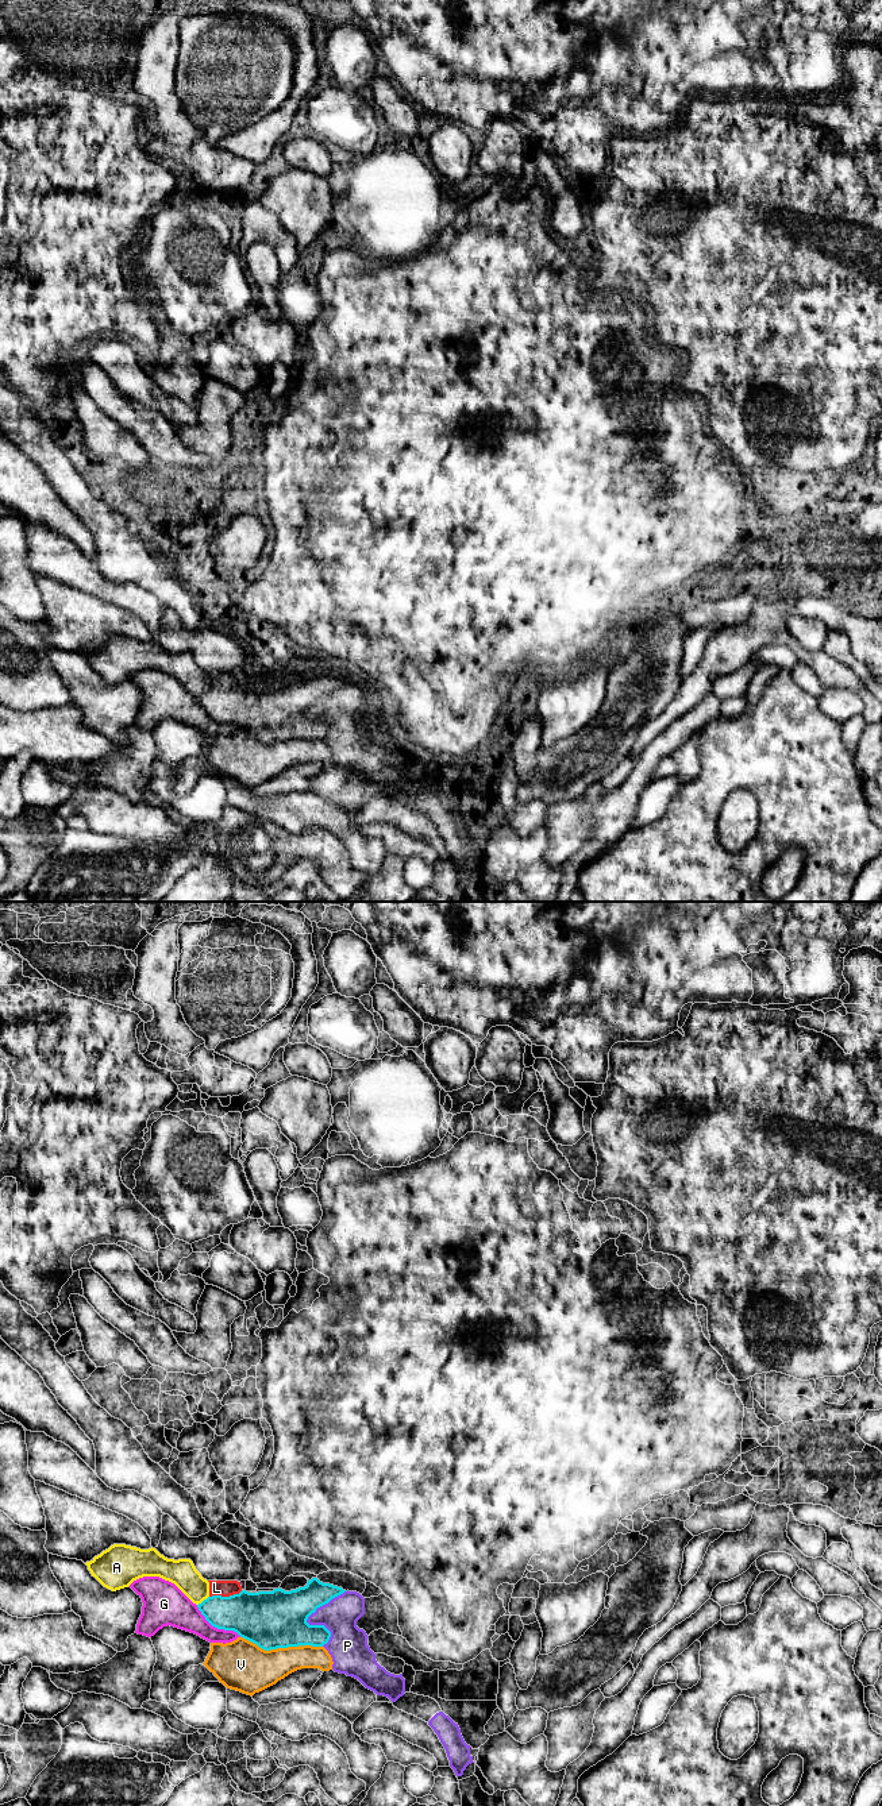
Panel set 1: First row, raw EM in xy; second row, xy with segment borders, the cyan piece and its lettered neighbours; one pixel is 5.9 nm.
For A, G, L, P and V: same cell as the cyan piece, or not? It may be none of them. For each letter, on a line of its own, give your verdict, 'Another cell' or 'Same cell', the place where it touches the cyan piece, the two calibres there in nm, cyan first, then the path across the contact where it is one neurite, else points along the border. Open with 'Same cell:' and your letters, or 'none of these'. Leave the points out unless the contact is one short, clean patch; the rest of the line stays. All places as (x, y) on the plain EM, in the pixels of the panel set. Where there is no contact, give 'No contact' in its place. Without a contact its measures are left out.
Same cell: L
A: Another cell. Touches cyan at xy (204, 693). Thickness 240 nm (cyan) against 160 nm
G: Another cell. Touches cyan at xy (216, 720). Thickness 300 nm (cyan) against 190 nm
L: Same cell. Touches cyan at xy (226, 690). Thickness 320 nm (cyan) against 100 nm. Path across: xy (262, 710), (241, 705), (226, 690), (216, 680)
P: Another cell. Touches cyan at xy (307, 712). Thickness 340 nm (cyan) against 220 nm
V: Another cell. Touches cyan at xy (281, 740). Thickness 340 nm (cyan) against 300 nm

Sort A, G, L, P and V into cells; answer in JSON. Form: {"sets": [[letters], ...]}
{"sets": [["A"], ["G"], ["L"], ["P"], ["V"]]}

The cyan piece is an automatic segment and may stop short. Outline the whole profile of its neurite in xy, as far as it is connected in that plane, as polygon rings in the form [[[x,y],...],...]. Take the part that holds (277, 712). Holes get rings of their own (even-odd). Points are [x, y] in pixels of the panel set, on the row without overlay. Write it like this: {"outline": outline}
{"outline": [[[317,671],[296,683],[278,680],[258,686],[243,683],[238,674],[208,675],[209,690],[197,698],[205,713],[217,722],[236,725],[265,744],[327,737],[331,725],[324,718],[309,718],[307,713],[346,684]]]}

